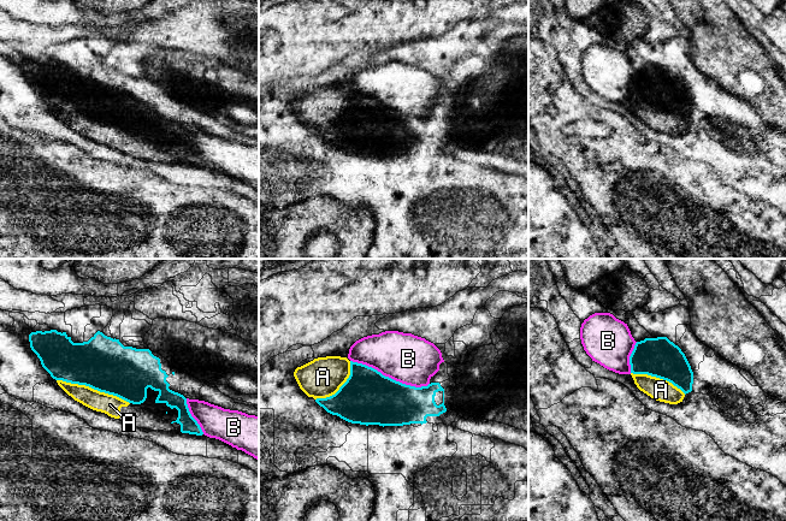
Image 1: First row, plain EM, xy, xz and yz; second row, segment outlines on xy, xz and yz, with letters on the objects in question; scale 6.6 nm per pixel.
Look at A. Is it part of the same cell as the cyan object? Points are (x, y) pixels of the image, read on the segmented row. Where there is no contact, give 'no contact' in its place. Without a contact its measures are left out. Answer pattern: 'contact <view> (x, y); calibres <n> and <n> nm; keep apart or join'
contact xy (93, 388); calibres 360 and 140 nm; join

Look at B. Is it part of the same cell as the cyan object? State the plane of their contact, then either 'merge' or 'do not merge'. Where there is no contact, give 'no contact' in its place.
xz | do not merge

